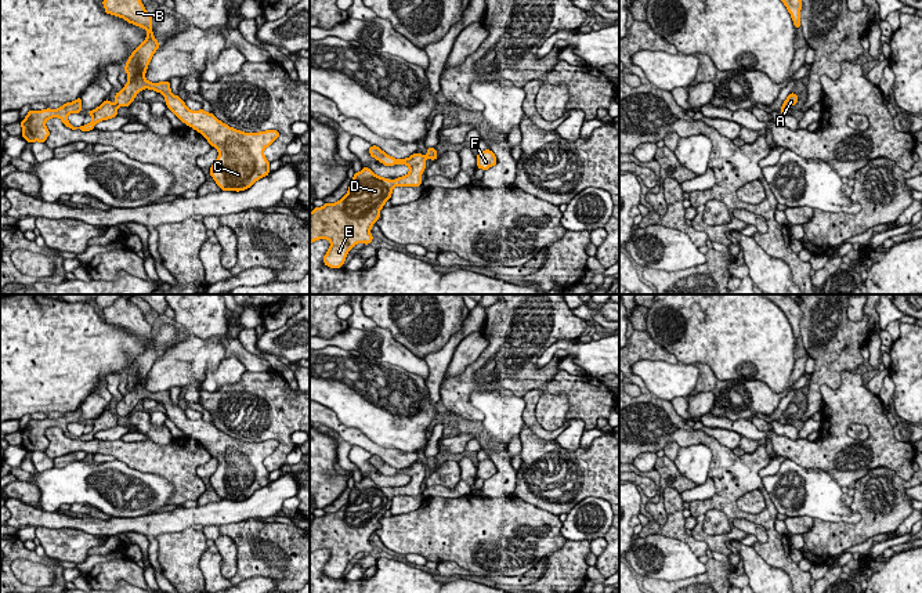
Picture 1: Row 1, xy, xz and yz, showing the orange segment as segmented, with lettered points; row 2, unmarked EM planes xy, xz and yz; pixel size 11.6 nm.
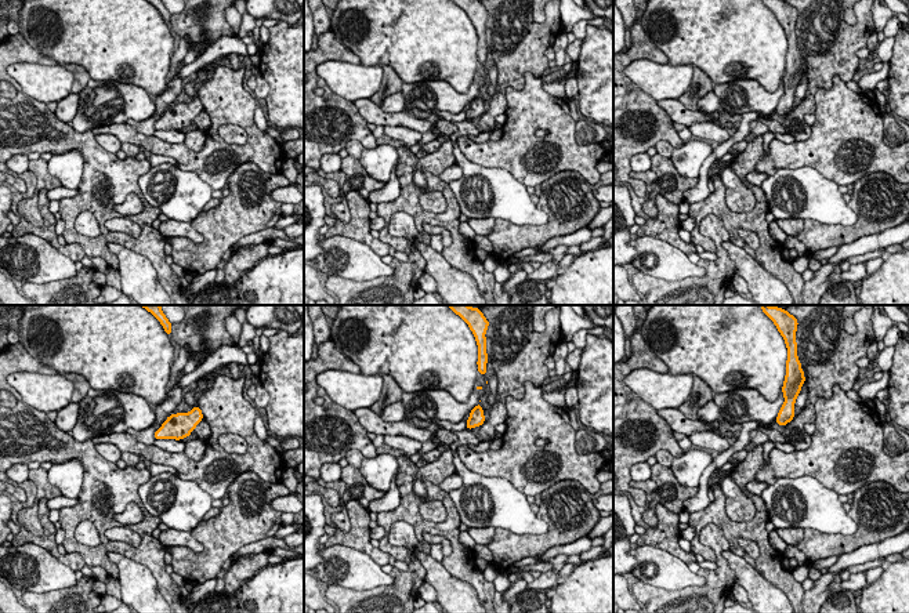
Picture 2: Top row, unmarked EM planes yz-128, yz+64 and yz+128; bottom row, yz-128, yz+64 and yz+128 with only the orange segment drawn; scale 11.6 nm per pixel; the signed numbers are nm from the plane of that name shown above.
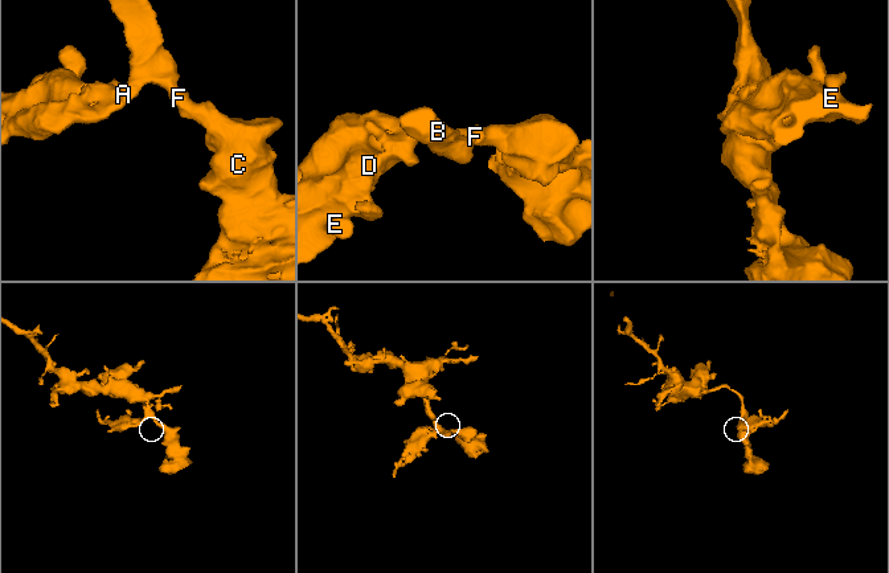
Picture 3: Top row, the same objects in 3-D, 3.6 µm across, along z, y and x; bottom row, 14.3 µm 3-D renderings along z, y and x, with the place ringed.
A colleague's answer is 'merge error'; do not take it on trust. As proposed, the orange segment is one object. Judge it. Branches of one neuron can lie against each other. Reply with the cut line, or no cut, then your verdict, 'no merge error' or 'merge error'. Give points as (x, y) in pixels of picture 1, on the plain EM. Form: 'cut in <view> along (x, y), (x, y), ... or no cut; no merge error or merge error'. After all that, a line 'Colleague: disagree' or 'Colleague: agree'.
no cut; no merge error
Colleague: disagree

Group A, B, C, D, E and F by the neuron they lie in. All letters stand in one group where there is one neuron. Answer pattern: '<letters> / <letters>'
A B C D E F

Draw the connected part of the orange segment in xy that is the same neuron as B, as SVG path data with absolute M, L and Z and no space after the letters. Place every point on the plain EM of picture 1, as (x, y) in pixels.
M126 297L115 300L112 305L102 310L102 314L106 323L120 326L129 333L144 337L148 341L144 352L127 369L124 376L127 394L115 404L116 413L113 415L109 409L105 409L98 417L87 422L93 426L93 430L80 437L72 435L66 426L73 422L83 422L82 406L73 412L64 413L58 419L30 419L26 427L21 430L21 445L28 452L44 452L50 445L46 431L51 427L59 427L72 440L94 440L95 433L117 426L119 416L127 417L140 401L149 398L162 402L167 419L182 433L199 441L218 460L218 467L210 477L210 485L223 500L245 500L257 489L268 485L270 471L264 466L264 459L279 446L279 441L239 441L220 431L213 423L203 419L188 419L185 411L171 402L170 391L148 391L145 388L148 373L160 357L152 341L153 328L147 322L141 310Z

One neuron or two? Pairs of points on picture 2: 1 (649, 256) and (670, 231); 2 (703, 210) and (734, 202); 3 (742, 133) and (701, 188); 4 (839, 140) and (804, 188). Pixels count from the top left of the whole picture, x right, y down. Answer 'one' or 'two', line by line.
1: two
2: two
3: one
4: two

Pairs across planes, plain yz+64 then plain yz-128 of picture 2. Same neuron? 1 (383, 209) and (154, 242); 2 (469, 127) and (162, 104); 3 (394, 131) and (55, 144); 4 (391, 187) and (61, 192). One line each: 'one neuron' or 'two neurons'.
1: one neuron
2: two neurons
3: two neurons
4: one neuron

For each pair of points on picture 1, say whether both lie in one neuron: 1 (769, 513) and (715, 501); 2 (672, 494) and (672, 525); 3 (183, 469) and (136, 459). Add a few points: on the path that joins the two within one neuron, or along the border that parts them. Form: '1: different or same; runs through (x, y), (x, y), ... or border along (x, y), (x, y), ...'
1: same; runs through (755, 517), (736, 513), (729, 506)
2: same; runs through (673, 502), (673, 517)
3: same; runs through (172, 462), (147, 459)

